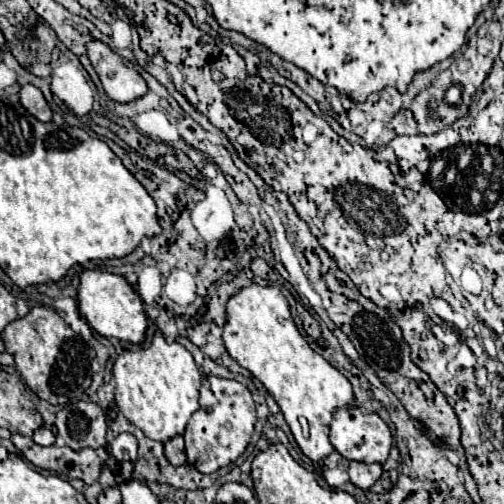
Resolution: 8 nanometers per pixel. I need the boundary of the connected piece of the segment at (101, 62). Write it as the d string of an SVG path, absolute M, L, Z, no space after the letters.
M90 40L90 44L86 44L86 50L108 98L114 102L130 102L146 94L146 82L134 64L116 54L108 44Z

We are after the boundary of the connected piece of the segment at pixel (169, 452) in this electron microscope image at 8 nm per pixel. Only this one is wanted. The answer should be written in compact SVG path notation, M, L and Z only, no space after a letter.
M174 436L168 442L164 442L164 456L168 458L170 464L180 466L186 462L186 454L184 454L184 440L182 436Z

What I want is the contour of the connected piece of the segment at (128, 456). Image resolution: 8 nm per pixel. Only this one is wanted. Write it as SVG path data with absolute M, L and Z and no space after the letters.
M122 432L114 438L114 442L110 444L110 454L118 460L118 462L134 462L136 460L136 450L138 450L138 440L134 440L134 434L130 432Z

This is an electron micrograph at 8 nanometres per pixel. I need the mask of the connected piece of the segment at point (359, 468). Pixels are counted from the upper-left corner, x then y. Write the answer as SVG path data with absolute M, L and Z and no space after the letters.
M350 462L348 466L350 482L362 490L368 490L382 474L380 464L364 464L364 462Z

